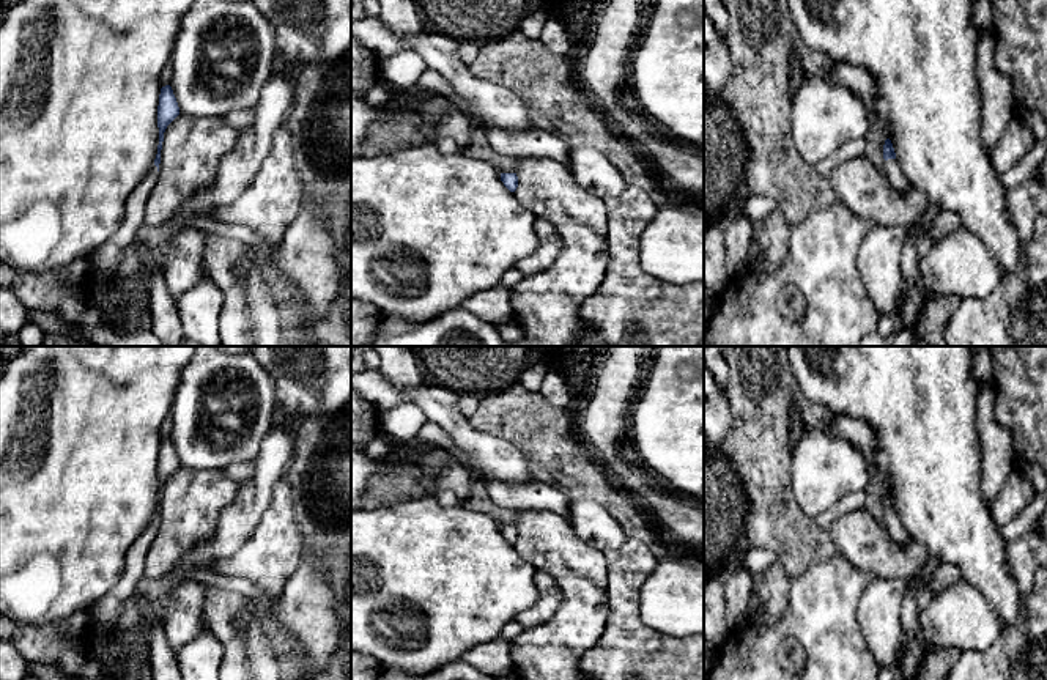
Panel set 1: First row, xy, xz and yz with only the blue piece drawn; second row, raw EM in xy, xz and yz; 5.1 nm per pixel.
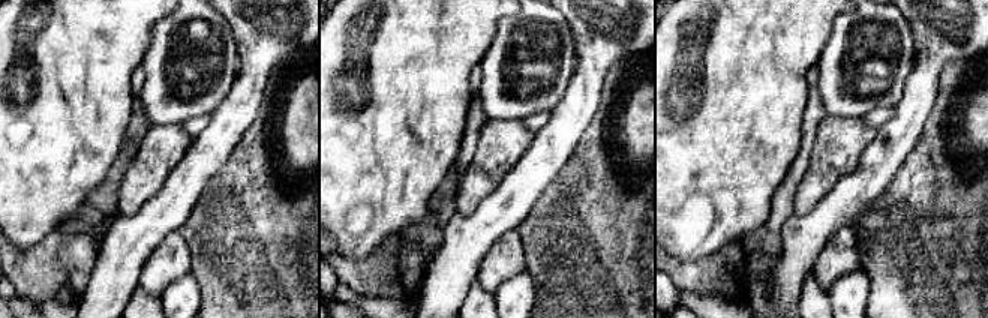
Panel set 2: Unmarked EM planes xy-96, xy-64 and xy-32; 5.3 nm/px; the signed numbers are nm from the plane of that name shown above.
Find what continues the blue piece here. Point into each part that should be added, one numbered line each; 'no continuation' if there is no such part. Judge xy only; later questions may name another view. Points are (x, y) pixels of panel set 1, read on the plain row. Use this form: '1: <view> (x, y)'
1: xy (106, 611)

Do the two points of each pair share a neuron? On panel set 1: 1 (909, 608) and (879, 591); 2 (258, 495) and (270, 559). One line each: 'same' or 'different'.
1: different
2: different

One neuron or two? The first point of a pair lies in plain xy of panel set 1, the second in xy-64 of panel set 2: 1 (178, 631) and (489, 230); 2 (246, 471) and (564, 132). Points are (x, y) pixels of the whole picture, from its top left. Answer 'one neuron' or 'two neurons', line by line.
1: two neurons
2: two neurons

